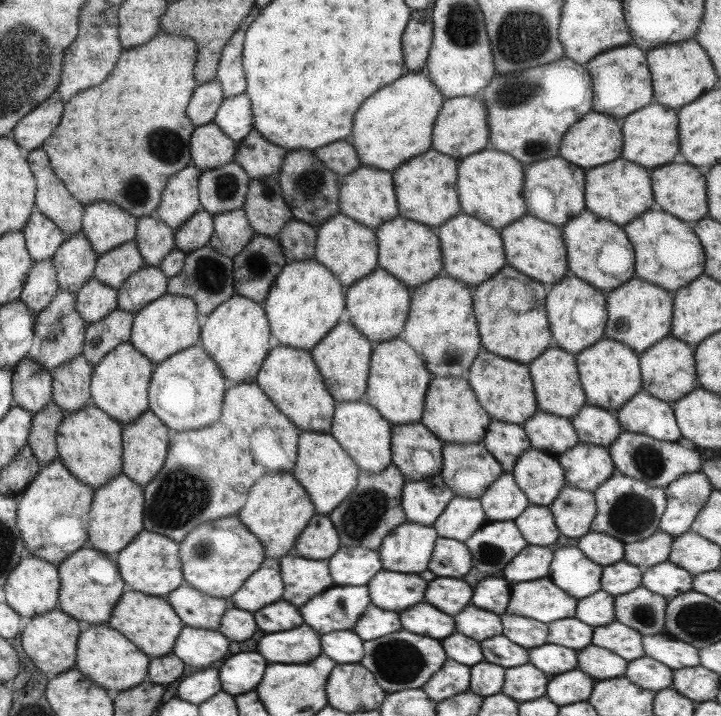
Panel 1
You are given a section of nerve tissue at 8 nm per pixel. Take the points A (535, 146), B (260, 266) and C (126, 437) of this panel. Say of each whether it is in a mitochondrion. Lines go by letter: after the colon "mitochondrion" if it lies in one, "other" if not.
A: mitochondrion
B: mitochondrion
C: other

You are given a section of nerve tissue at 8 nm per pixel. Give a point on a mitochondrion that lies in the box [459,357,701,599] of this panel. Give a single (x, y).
(631, 514)

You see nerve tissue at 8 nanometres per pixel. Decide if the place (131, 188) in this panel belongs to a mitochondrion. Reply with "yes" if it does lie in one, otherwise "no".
yes

